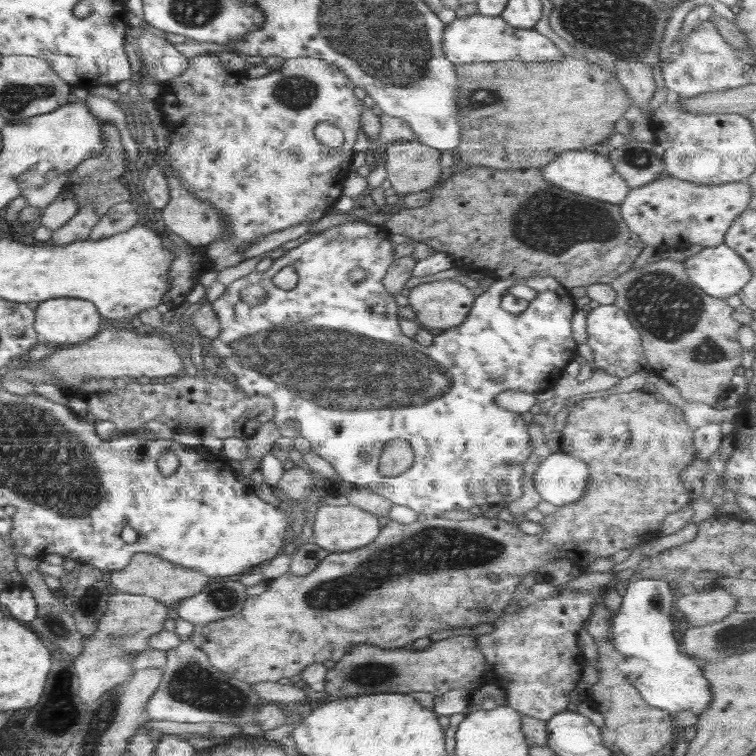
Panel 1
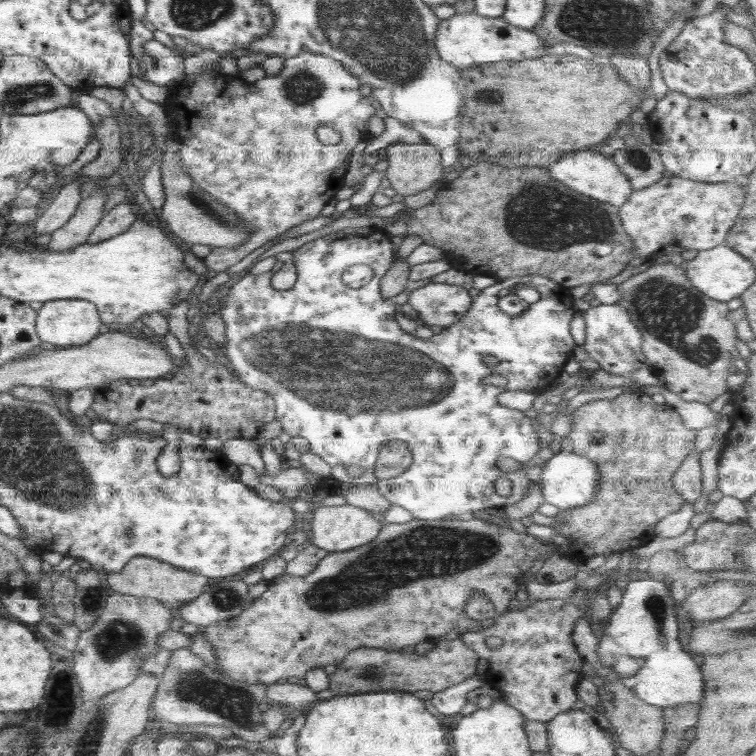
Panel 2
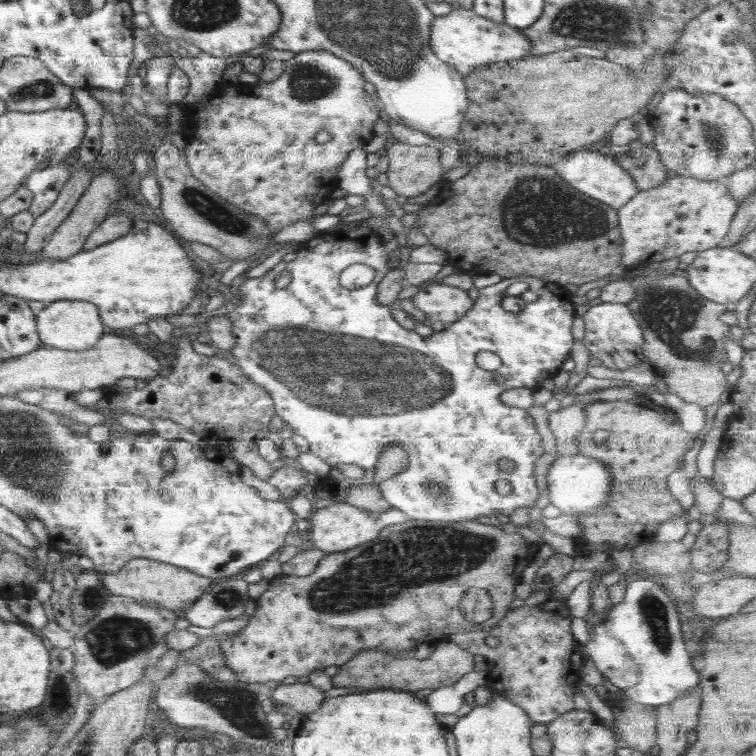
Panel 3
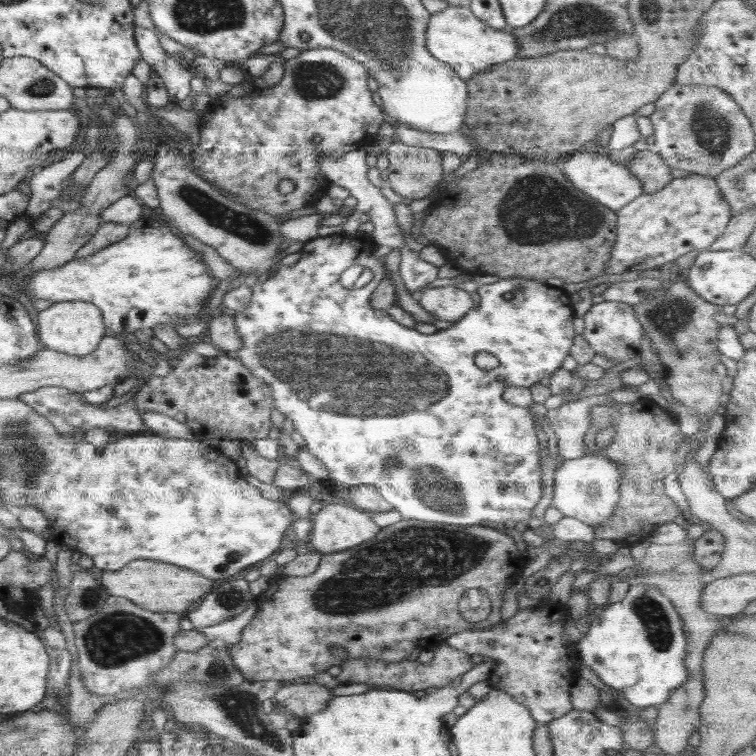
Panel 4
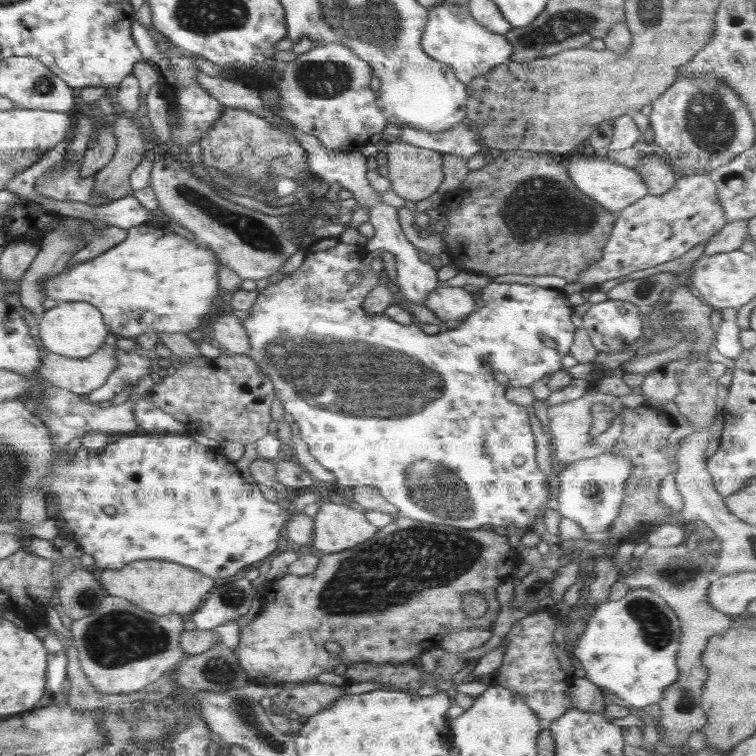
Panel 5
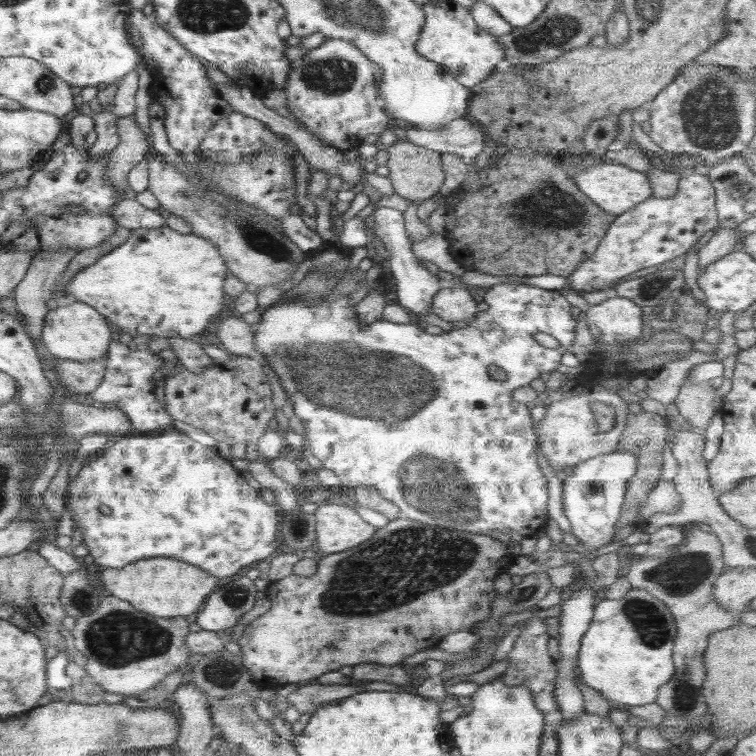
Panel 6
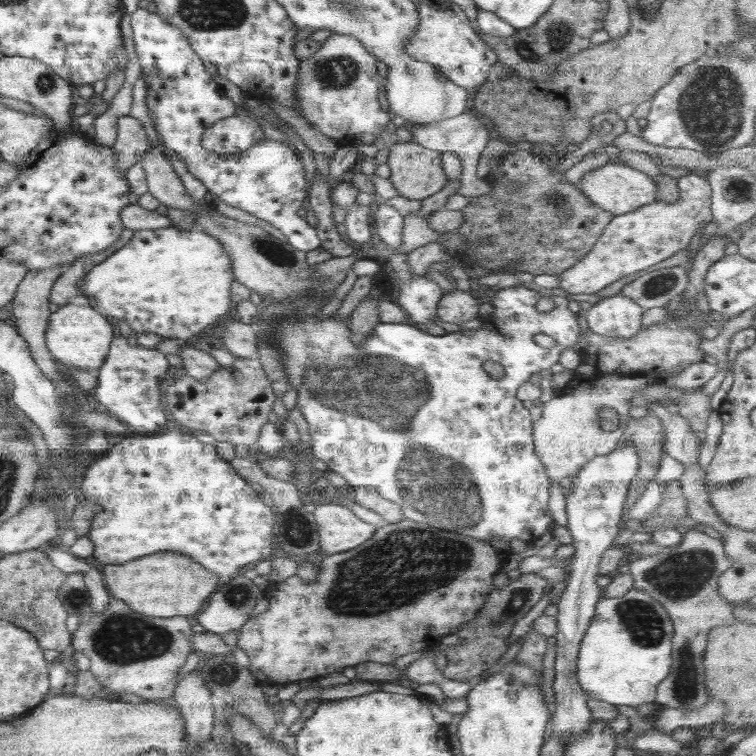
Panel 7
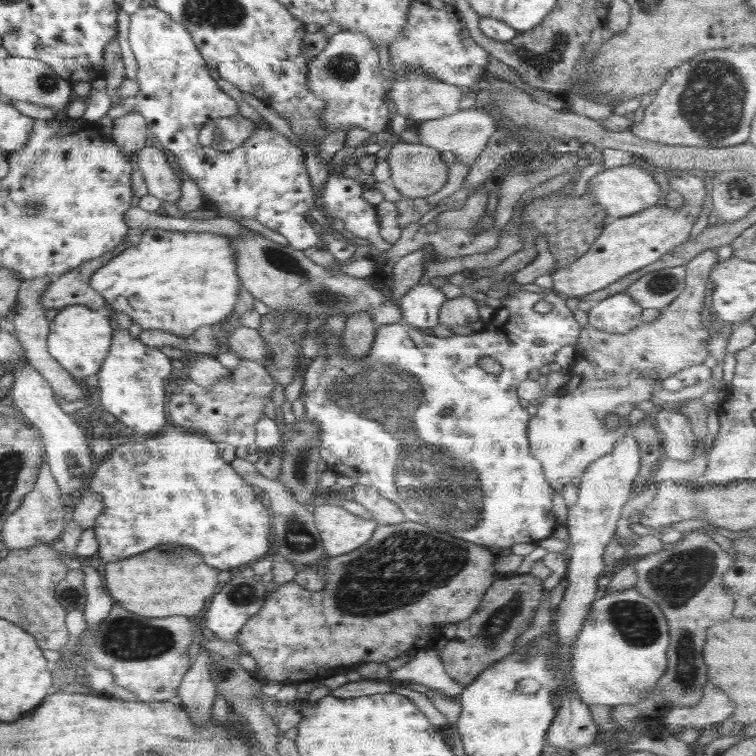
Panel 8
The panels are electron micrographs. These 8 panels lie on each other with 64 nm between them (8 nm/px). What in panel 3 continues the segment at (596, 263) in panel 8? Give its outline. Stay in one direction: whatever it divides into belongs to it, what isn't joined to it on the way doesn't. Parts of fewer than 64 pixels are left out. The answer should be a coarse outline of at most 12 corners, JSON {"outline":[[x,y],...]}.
{"outline":[[690,176],[616,214],[623,269],[719,246],[739,204]]}

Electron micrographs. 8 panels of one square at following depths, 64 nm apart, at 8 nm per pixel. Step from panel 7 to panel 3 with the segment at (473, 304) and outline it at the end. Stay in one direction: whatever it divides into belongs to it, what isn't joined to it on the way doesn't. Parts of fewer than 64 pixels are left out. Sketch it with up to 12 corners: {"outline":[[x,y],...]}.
{"outline":[[442,282],[411,299],[446,326],[460,320],[475,301],[466,290]]}

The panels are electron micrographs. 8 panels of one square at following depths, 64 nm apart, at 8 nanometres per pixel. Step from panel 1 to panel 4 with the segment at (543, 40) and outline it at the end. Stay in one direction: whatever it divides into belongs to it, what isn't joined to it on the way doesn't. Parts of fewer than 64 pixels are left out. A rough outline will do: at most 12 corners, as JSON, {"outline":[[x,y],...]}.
{"outline":[[469,7],[430,16],[426,50],[467,81],[518,55]]}

